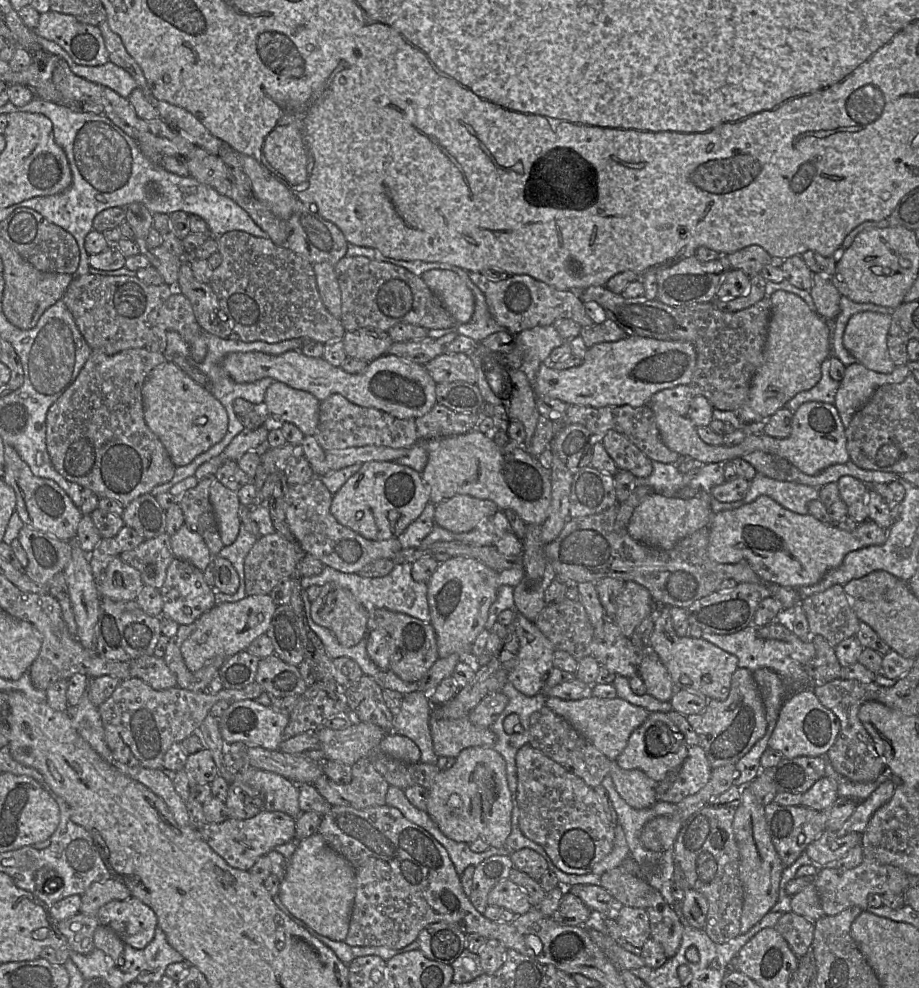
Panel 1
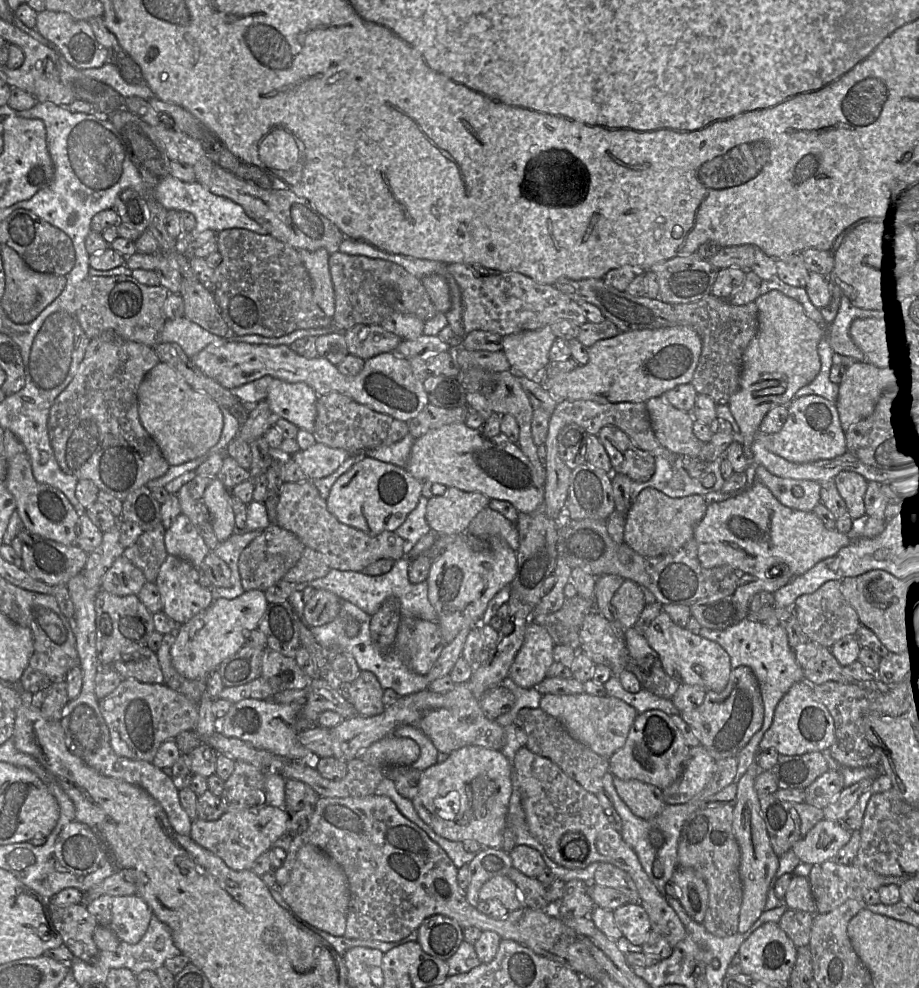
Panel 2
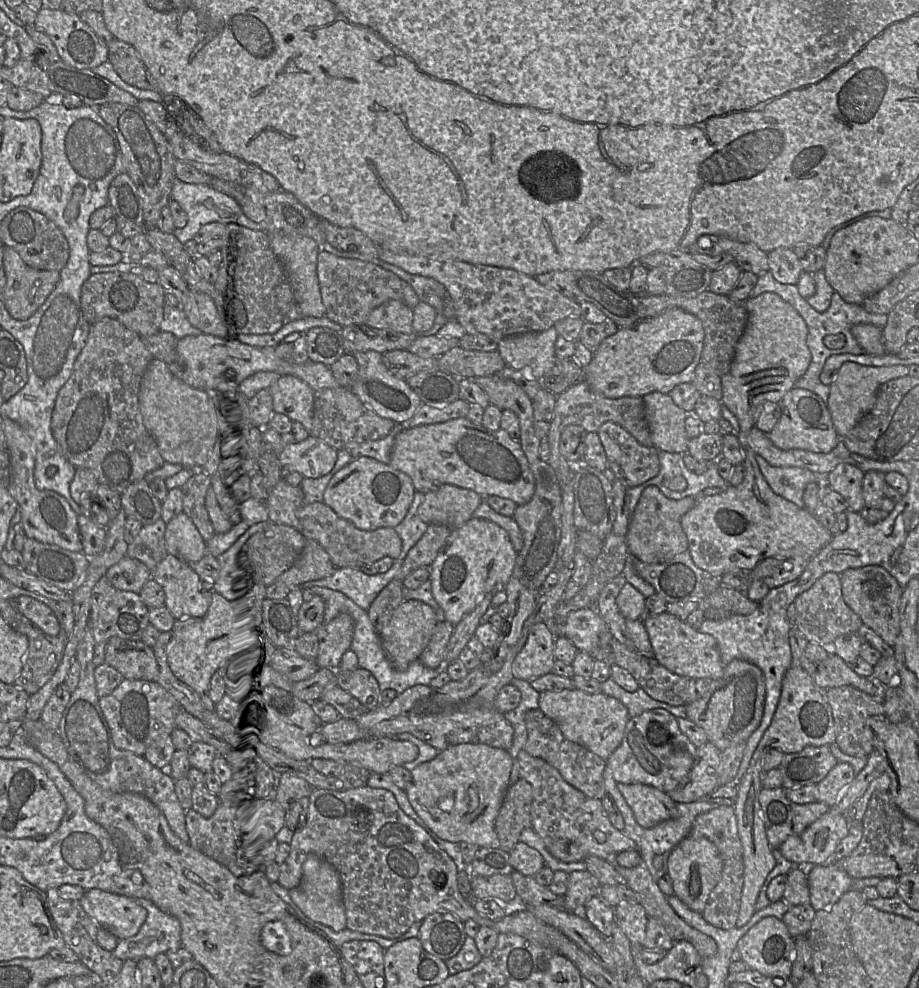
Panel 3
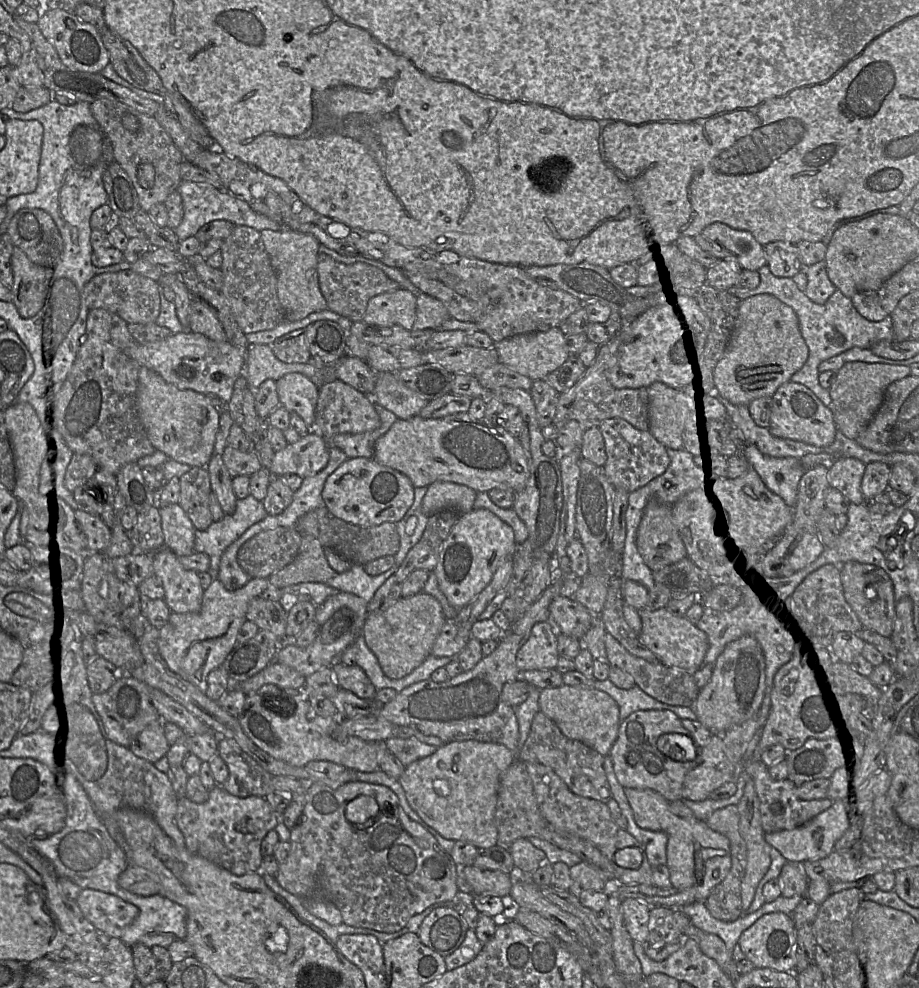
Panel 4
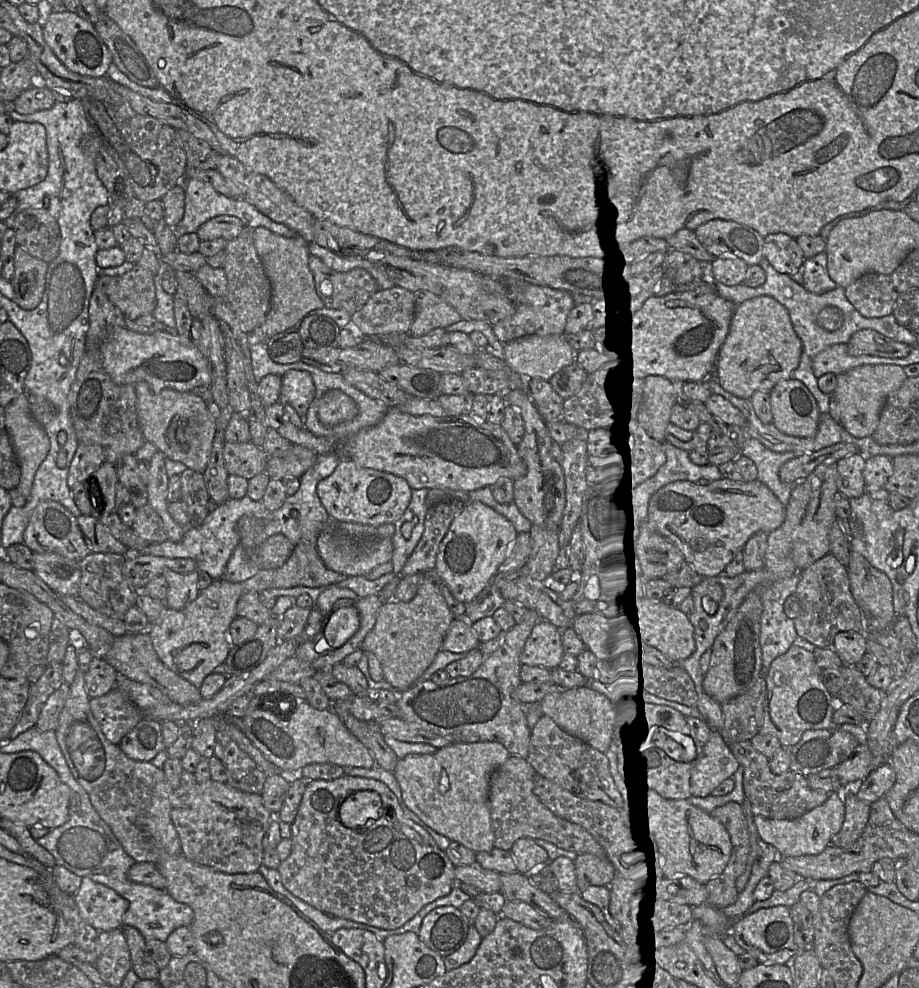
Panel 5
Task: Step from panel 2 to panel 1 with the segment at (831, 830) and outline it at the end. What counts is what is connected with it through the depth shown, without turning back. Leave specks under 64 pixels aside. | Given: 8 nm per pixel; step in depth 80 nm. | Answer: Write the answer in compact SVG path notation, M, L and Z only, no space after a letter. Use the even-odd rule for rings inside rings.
M824 830L818 839L807 846L805 853L817 866L833 866L850 849L862 844L861 837L859 833L838 836L836 832Z

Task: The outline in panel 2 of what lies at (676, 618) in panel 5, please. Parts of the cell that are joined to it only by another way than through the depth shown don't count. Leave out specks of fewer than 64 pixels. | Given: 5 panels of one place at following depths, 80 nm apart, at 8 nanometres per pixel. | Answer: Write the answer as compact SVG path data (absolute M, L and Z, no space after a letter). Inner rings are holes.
M664 610L651 622L644 635L658 654L665 672L680 684L698 685L715 692L721 692L727 686L732 671L729 654L716 642L676 625Z

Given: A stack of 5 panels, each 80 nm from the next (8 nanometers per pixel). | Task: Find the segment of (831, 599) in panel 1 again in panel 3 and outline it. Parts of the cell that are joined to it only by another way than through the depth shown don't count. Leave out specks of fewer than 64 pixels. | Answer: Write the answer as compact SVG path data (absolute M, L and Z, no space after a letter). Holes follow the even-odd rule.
M834 572L825 573L808 590L797 596L794 604L794 626L809 643L822 647L830 647L840 635L857 633L863 625L860 617L846 605L842 597L840 575Z

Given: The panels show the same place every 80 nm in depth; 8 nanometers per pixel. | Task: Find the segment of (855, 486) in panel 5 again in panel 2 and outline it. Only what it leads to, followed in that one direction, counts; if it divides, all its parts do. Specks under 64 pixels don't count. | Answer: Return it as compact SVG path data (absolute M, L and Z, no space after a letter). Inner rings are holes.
M841 471L833 480L840 496L847 505L848 515L855 521L866 518L864 495L868 482L860 474L853 471Z

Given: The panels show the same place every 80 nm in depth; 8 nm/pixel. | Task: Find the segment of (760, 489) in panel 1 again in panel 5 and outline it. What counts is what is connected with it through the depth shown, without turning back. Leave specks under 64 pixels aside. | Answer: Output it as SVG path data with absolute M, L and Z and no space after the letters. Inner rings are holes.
M751 437L746 439L740 454L754 462L758 471L757 479L764 483L786 507L796 483L781 481L779 471L785 462L797 455L794 452L774 452Z

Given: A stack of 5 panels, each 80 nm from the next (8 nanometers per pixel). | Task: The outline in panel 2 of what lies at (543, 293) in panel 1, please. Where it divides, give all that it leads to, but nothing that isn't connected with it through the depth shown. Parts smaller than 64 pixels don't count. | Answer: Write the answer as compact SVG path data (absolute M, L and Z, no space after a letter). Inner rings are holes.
M452 263L447 264L447 271L460 288L463 304L462 323L464 330L470 333L475 330L487 331L508 336L525 330L537 330L550 326L559 320L572 320L582 325L588 322L582 307L553 285L540 284L519 272L500 272L480 265Z

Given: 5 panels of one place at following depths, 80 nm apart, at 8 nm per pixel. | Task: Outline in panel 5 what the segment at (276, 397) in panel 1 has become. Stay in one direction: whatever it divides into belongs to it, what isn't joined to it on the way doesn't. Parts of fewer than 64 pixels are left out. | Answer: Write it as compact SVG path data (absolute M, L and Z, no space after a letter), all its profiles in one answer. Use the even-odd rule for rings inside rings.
M290 370L282 377L280 402L290 404L305 419L314 401L316 388L311 374L302 370Z

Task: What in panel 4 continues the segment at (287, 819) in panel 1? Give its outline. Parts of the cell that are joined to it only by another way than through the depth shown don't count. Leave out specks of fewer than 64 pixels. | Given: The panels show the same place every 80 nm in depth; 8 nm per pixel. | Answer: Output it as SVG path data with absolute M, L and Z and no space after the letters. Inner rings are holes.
M221 785L209 790L208 800L204 803L195 803L187 797L179 798L177 803L176 823L184 835L185 848L237 876L259 871L263 859L261 843L267 833L275 829L279 822L280 814L274 811L264 797L240 798L227 792Z

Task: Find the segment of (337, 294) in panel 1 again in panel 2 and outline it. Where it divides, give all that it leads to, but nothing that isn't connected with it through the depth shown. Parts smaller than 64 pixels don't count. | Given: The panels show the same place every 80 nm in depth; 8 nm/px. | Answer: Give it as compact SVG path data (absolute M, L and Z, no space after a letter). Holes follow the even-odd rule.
M324 248L316 251L297 250L309 273L315 302L332 318L335 312L335 294L328 263L330 253Z

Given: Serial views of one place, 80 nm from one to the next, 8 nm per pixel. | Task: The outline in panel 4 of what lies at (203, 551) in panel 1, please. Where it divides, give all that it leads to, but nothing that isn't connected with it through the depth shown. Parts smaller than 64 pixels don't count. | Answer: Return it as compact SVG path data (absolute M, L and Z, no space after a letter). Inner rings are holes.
M179 504L158 507L162 519L164 547L176 556L189 556L194 551L196 529Z

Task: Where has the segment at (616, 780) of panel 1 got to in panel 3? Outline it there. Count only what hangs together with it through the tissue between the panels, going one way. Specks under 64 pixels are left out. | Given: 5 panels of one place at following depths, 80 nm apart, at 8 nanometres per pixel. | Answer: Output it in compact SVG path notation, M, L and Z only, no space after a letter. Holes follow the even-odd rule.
M617 783L617 788L643 828L651 828L677 816L676 802L655 787Z

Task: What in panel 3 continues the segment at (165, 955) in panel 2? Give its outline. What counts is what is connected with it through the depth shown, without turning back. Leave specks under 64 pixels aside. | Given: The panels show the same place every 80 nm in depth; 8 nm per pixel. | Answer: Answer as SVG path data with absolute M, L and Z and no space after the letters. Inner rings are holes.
M134 898L147 912L147 917L139 932L129 938L120 939L113 951L122 961L133 960L137 962L143 957L154 959L159 953L166 953L168 951L176 951L181 944L181 925L179 920L163 911L161 911L151 900L148 898Z

